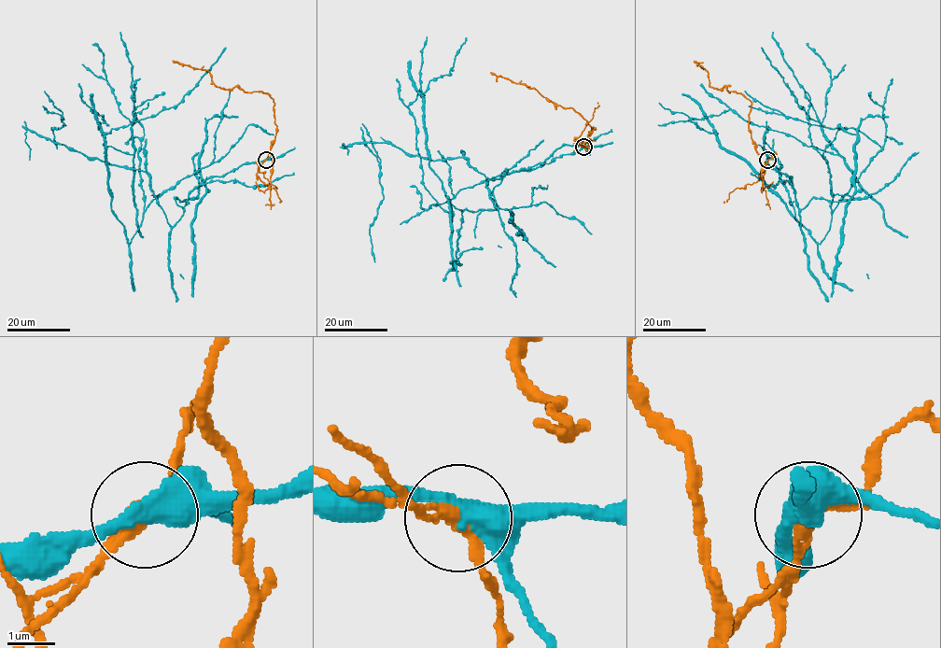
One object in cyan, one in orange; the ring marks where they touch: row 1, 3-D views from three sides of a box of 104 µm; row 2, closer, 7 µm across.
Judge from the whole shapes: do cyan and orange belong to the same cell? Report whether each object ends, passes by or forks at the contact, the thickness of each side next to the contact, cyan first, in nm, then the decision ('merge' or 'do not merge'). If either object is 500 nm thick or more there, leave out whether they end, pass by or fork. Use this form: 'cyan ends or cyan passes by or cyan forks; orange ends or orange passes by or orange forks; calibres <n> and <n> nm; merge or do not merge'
cyan passes by; orange passes by; calibres 400 and 320 nm; do not merge

